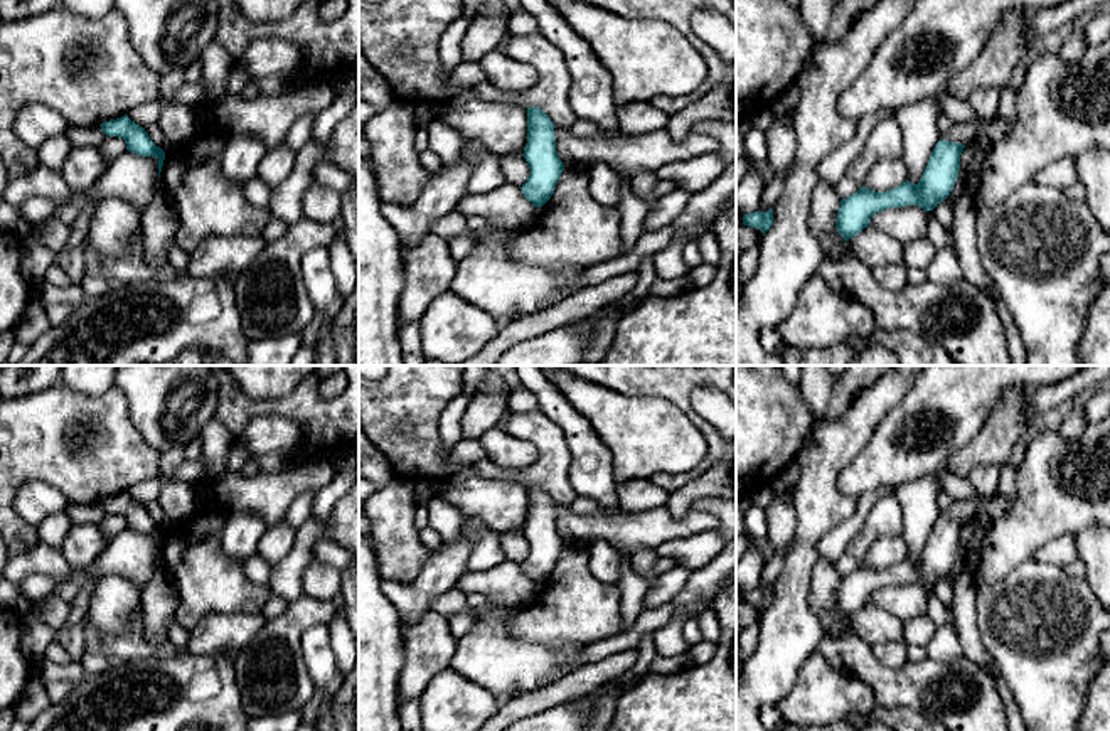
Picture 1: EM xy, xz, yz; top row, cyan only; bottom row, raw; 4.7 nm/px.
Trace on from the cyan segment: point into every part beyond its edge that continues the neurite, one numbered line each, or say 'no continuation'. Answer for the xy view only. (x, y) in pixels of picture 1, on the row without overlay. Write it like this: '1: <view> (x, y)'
no continuation

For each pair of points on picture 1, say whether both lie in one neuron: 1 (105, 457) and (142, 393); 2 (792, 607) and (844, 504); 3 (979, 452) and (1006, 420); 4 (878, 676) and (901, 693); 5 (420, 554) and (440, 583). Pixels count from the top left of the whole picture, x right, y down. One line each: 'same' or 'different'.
1: different
2: same
3: same
4: same
5: different

